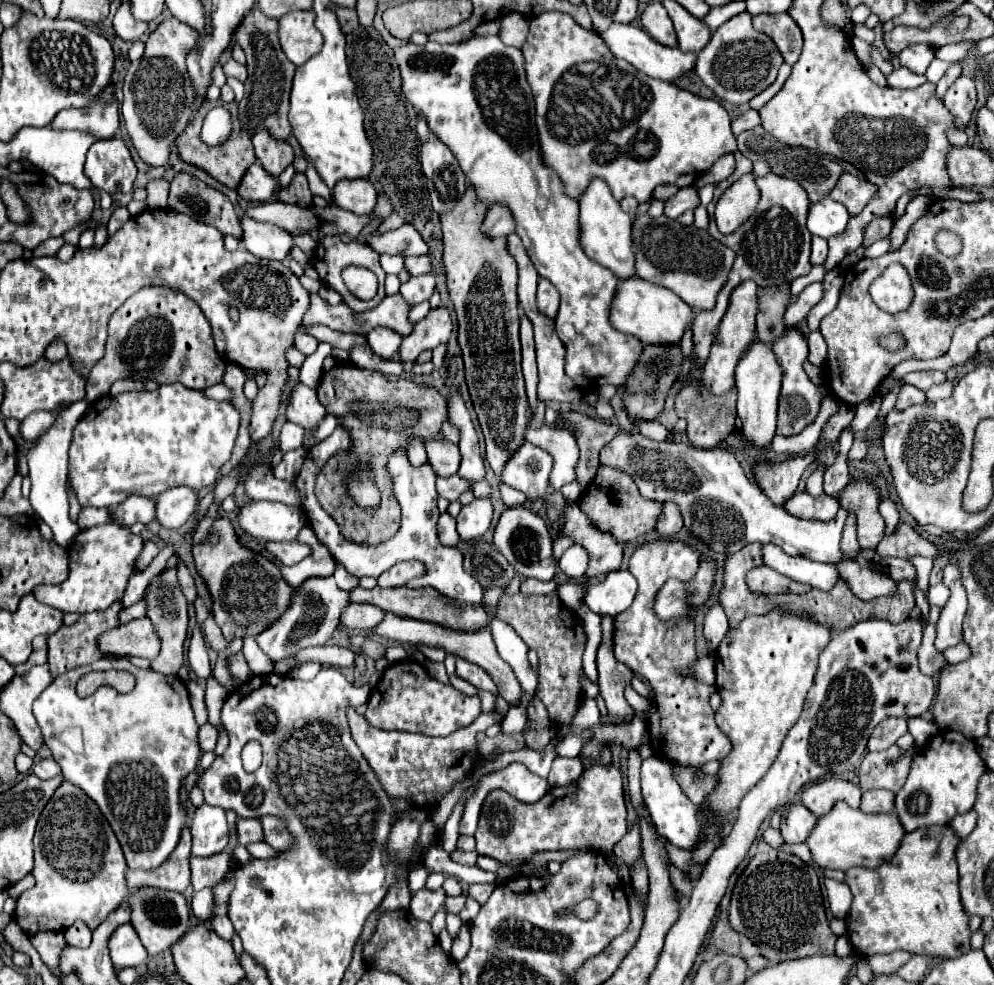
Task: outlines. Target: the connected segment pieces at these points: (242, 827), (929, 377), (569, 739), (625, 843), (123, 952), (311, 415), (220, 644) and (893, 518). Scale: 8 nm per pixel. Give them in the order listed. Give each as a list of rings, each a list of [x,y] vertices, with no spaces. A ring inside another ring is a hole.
[[[238,818],[238,840],[242,846],[248,846],[252,842],[262,842],[264,840],[264,832],[262,832],[262,826],[260,826],[260,820],[256,818],[250,818],[250,820],[244,820],[244,818]]]
[[[926,370],[926,372],[912,372],[912,374],[908,374],[908,376],[904,376],[902,378],[902,382],[906,382],[906,384],[912,384],[912,386],[916,386],[916,388],[920,388],[920,390],[928,390],[928,388],[932,388],[934,384],[942,384],[946,380],[946,374],[944,372],[936,372],[936,370]]]
[[[585,730],[580,734],[569,734],[557,745],[556,752],[560,757],[578,757],[582,747],[591,741],[592,736],[593,733],[589,730]]]
[[[632,826],[628,830],[628,834],[618,844],[614,844],[612,854],[618,856],[624,864],[628,864],[628,868],[632,872],[634,870],[634,862],[642,856],[642,848],[640,848],[640,828],[638,826]]]
[[[122,924],[120,928],[116,928],[108,946],[110,946],[112,964],[122,966],[122,968],[140,966],[148,956],[146,948],[140,944],[140,938],[136,936],[136,930],[132,928],[132,924]]]
[[[296,384],[286,404],[286,418],[290,422],[300,424],[306,430],[314,430],[320,424],[320,420],[324,420],[324,416],[326,416],[326,410],[318,402],[316,390],[304,384]]]
[[[212,615],[204,622],[203,632],[207,644],[218,654],[226,649],[228,642],[224,639]]]
[[[884,500],[884,502],[880,504],[880,514],[882,514],[882,518],[886,520],[886,534],[892,534],[892,532],[896,530],[896,526],[898,526],[898,520],[900,520],[896,502]]]

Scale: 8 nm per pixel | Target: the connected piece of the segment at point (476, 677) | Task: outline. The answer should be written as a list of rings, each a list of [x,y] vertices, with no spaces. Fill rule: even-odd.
[[[462,658],[456,660],[456,676],[462,678],[462,680],[466,680],[466,682],[470,682],[470,684],[476,686],[478,690],[488,690],[488,692],[492,692],[492,694],[498,694],[496,684],[492,682],[492,678],[490,678],[480,666],[470,664],[470,662],[462,660]]]

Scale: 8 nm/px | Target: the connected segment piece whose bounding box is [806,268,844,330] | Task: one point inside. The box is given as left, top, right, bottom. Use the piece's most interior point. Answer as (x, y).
(833, 282)

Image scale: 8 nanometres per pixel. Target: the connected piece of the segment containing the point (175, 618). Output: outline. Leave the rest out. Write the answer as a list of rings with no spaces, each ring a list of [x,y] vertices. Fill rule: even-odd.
[[[176,570],[156,576],[150,588],[146,590],[146,600],[148,600],[148,618],[152,620],[156,634],[162,640],[162,650],[158,658],[152,660],[152,670],[174,676],[184,664],[184,640],[186,640],[186,626],[188,626],[188,606],[186,606],[186,598],[176,586]]]

